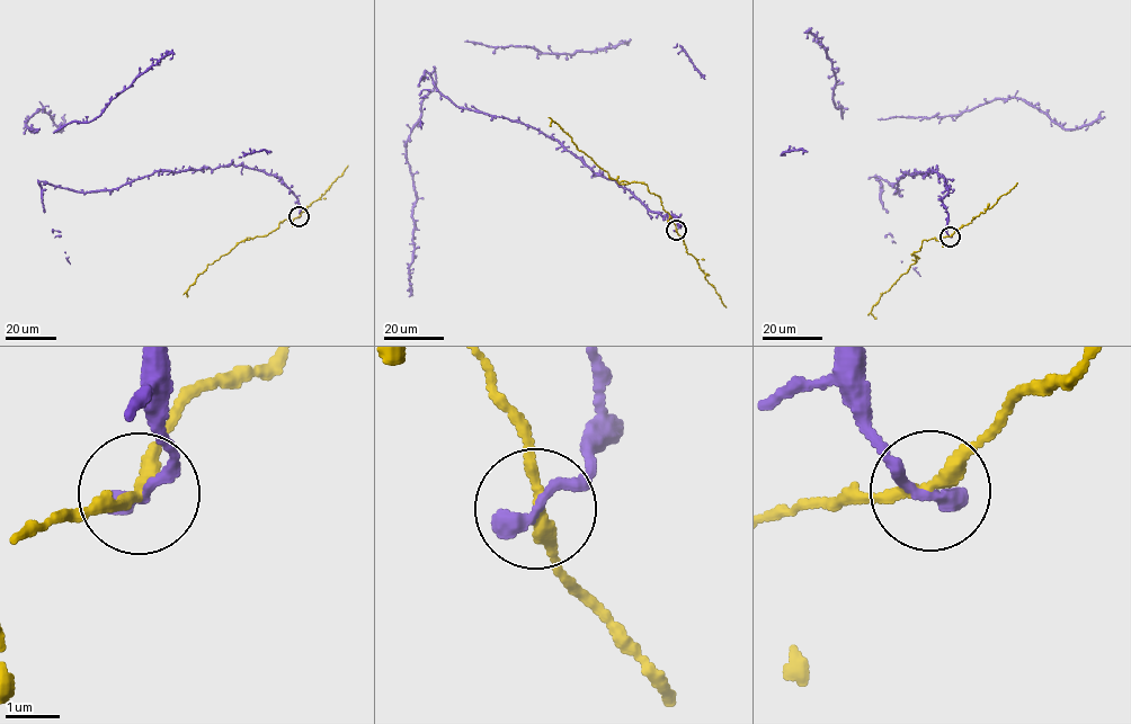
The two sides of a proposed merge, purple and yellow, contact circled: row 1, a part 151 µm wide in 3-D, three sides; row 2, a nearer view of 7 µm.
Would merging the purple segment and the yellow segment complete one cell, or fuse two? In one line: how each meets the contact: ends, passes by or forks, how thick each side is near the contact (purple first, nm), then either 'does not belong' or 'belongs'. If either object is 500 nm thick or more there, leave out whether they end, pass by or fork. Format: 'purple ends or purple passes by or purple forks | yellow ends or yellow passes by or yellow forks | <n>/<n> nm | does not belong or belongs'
purple ends | yellow passes by | 360/240 nm | belongs

